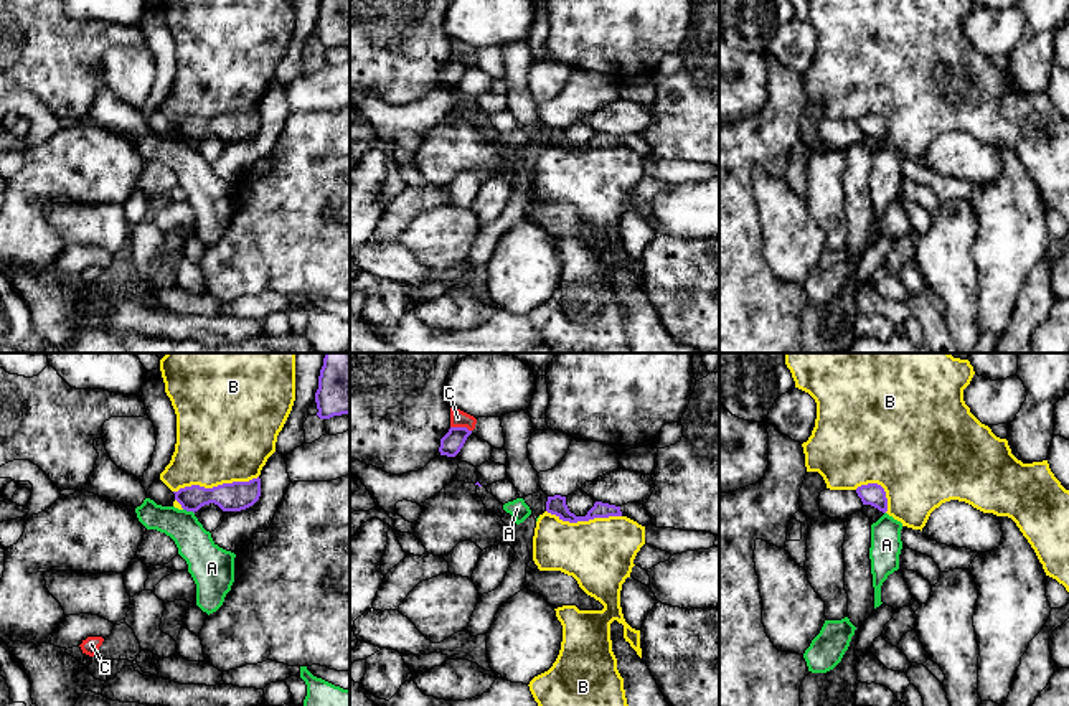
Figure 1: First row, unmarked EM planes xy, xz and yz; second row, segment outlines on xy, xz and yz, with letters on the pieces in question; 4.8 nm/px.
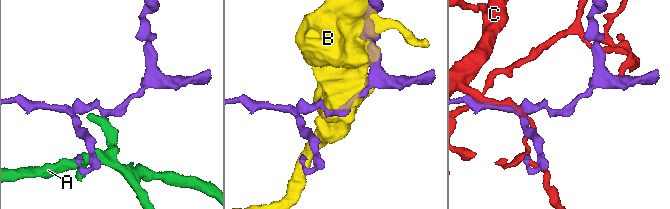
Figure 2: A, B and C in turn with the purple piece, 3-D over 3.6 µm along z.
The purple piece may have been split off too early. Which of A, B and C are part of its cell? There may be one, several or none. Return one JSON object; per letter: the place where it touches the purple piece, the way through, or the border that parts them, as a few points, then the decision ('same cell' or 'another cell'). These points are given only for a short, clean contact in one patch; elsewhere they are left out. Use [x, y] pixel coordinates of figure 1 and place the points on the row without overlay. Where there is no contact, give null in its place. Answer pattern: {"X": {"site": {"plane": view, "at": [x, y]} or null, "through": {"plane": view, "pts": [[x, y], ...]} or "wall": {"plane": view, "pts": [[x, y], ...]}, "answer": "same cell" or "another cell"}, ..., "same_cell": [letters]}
{"A": {"site": {"plane": "xy", "at": [188, 141]}, "wall": {"plane": "xy", "pts": [[183, 139], [193, 144]]}, "answer": "another cell"}, "B": {"site": {"plane": "xy", "at": [215, 117]}, "answer": "another cell"}, "C": {"site": {"plane": "xz", "at": [461, 58]}, "answer": "another cell"}, "same_cell": []}

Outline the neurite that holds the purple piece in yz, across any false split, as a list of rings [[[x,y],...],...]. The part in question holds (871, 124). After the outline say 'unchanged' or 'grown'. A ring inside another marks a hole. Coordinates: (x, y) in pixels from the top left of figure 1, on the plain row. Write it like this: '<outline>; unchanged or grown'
[[[868,114],[856,119],[858,127],[861,129],[863,135],[871,135],[879,142],[888,142],[888,129],[886,122],[878,114]]]; unchanged

